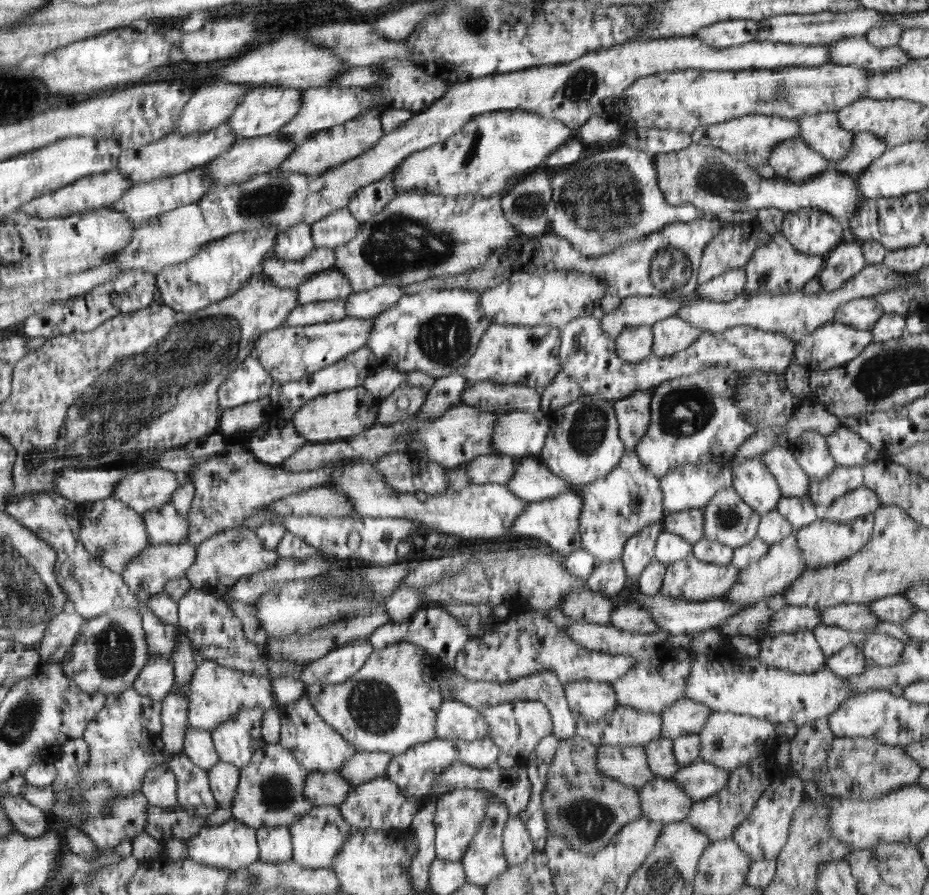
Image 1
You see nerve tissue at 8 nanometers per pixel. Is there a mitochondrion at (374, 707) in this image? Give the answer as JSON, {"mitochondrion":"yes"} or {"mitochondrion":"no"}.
{"mitochondrion":"yes"}

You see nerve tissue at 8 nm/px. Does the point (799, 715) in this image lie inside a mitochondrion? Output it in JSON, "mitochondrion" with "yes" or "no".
{"mitochondrion":"no"}

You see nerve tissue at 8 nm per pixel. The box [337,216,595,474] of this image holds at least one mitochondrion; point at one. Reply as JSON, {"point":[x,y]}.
{"point":[443,339]}

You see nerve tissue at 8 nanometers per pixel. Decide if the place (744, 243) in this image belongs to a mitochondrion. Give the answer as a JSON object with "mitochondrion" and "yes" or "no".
{"mitochondrion":"no"}

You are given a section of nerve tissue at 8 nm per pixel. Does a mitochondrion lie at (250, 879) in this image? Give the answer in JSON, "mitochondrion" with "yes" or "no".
{"mitochondrion":"yes"}

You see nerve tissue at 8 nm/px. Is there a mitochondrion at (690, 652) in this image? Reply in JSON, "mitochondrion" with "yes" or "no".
{"mitochondrion":"no"}

